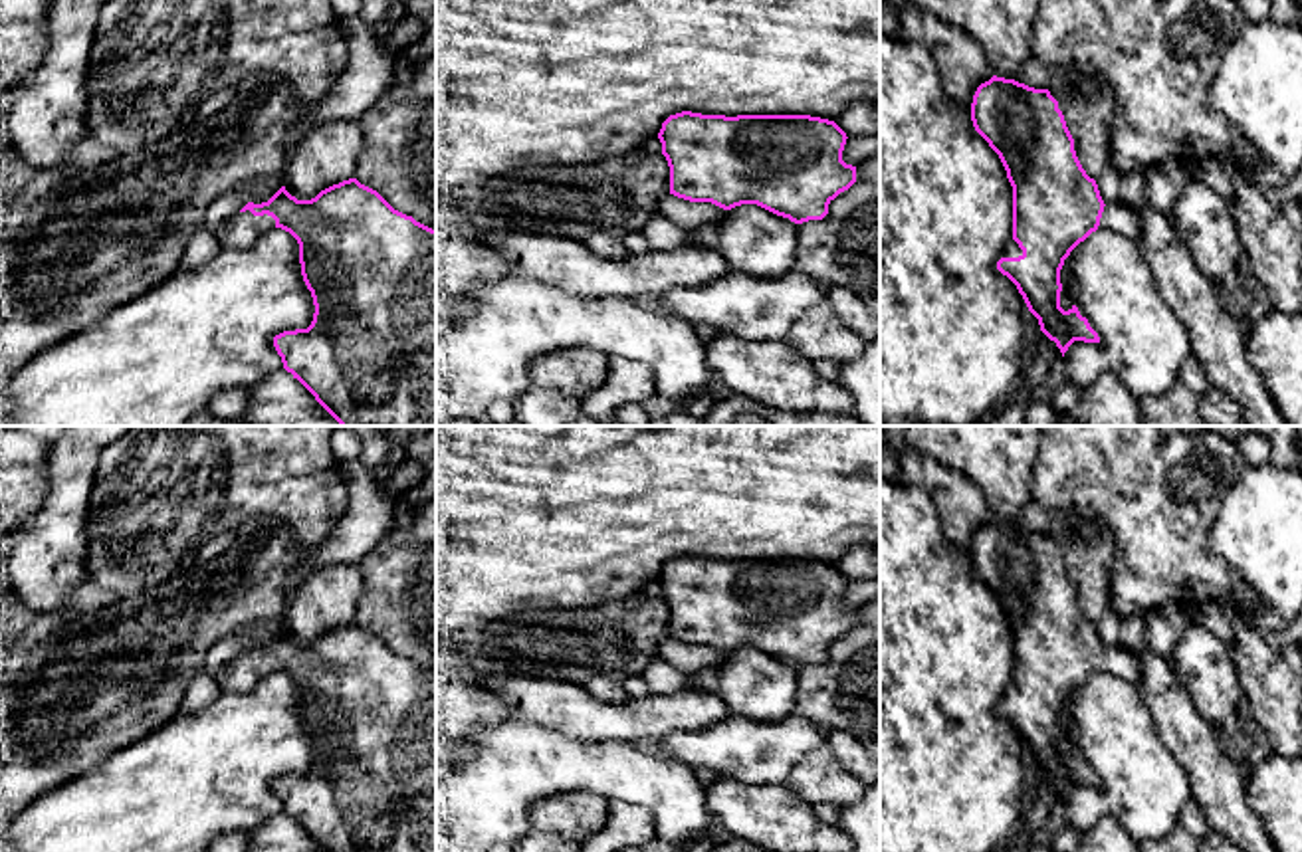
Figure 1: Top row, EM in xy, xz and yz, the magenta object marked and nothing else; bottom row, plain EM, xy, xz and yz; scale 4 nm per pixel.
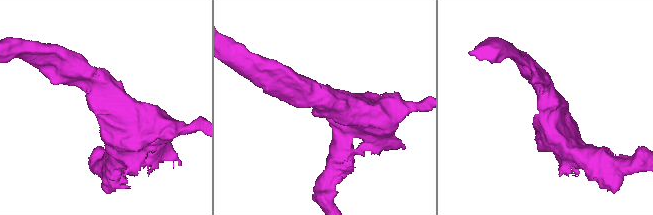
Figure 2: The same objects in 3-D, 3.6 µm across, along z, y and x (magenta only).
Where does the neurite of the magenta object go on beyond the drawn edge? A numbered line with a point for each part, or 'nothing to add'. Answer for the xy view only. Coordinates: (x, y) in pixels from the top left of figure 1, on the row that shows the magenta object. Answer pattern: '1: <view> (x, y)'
1: xy (242, 230)

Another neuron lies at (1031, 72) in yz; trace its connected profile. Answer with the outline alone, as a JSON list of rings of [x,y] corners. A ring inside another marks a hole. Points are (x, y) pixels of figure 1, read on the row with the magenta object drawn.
[[[1029,55],[1017,69],[1015,81],[1034,89],[1046,89],[1050,81],[1050,69],[1036,57]]]

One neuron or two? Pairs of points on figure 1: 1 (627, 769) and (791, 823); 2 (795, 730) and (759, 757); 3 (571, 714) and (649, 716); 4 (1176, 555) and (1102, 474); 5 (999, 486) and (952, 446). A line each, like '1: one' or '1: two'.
1: two
2: one
3: one
4: one
5: one

